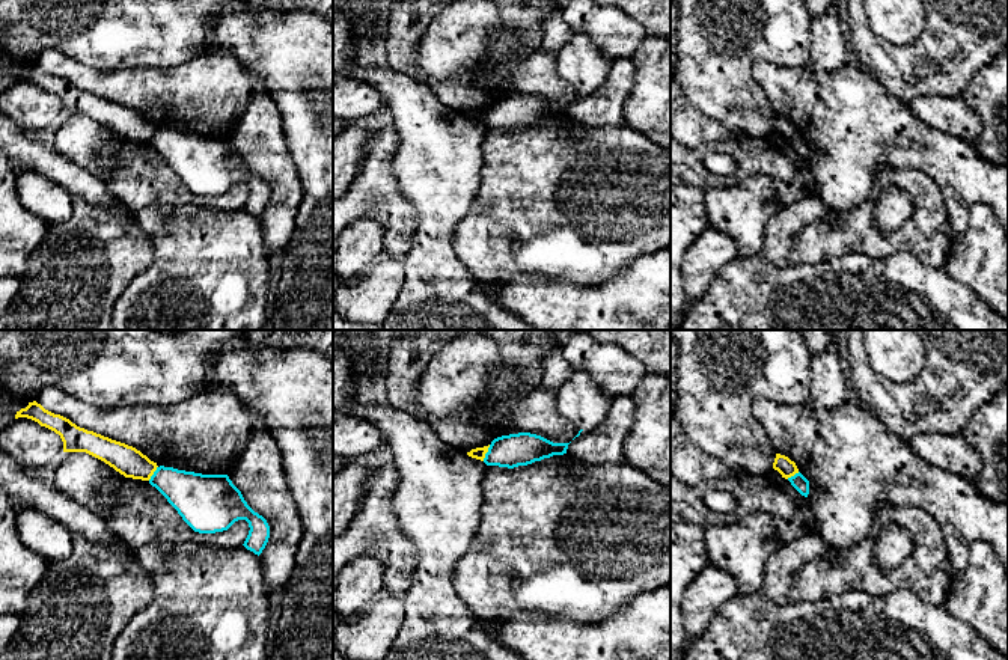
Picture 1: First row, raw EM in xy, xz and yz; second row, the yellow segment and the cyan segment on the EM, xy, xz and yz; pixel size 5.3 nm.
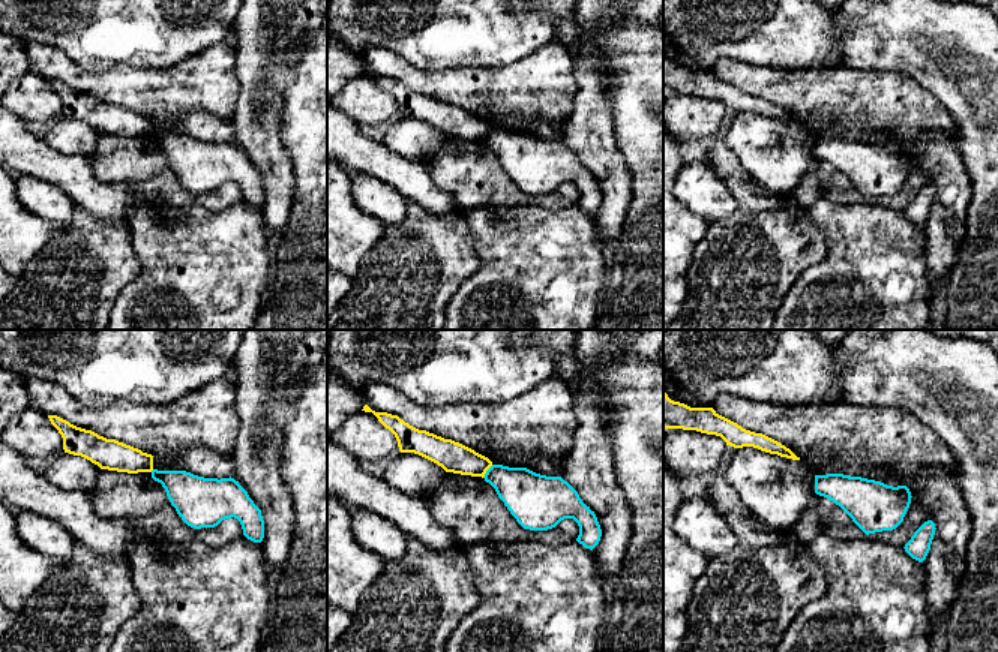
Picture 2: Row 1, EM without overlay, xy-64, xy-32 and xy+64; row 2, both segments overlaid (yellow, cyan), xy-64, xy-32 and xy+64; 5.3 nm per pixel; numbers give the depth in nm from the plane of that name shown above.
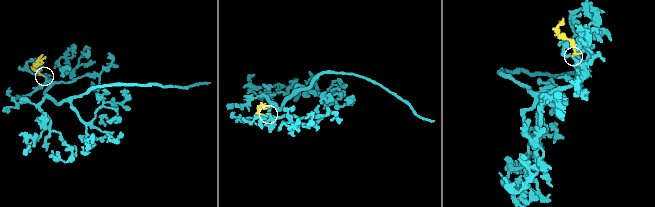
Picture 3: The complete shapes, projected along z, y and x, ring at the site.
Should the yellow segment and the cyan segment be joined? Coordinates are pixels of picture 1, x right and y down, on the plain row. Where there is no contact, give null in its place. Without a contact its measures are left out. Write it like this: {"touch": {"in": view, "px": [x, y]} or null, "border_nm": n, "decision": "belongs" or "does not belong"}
{"touch": {"in": "xz", "px": [487, 113]}, "border_nm": 100, "decision": "does not belong"}

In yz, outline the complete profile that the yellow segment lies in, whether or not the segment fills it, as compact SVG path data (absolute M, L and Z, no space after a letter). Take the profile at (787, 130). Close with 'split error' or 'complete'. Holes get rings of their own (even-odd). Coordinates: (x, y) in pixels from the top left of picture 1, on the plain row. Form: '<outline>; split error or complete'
M776 116L773 131L777 133L782 137L782 140L785 140L785 142L799 136L796 125L780 116Z; complete

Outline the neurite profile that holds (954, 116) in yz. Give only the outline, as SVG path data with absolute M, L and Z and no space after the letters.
M919 95L909 102L918 119L931 128L975 143L982 133L981 118L963 96Z

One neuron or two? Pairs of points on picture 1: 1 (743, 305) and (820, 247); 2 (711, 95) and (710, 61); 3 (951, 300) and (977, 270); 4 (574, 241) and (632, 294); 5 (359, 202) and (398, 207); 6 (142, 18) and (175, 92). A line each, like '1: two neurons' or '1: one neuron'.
1: two neurons
2: one neuron
3: two neurons
4: two neurons
5: one neuron
6: two neurons

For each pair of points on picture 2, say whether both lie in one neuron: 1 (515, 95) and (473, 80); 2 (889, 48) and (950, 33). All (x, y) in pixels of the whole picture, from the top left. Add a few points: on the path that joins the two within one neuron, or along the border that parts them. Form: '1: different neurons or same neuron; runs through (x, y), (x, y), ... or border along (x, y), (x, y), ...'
1: same neuron; runs through (505, 95), (491, 95), (483, 90)
2: same neuron; runs through (904, 38), (935, 38)

